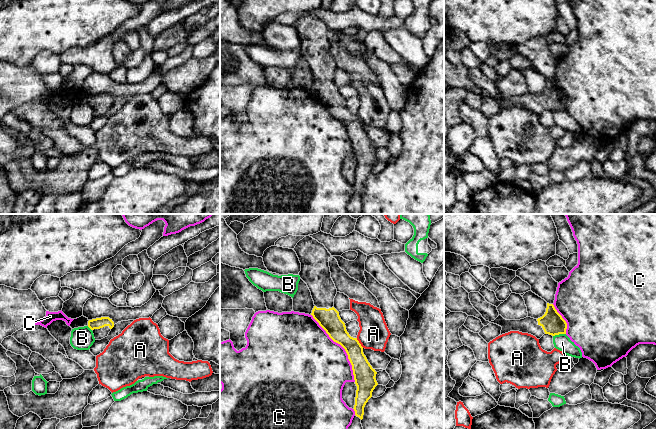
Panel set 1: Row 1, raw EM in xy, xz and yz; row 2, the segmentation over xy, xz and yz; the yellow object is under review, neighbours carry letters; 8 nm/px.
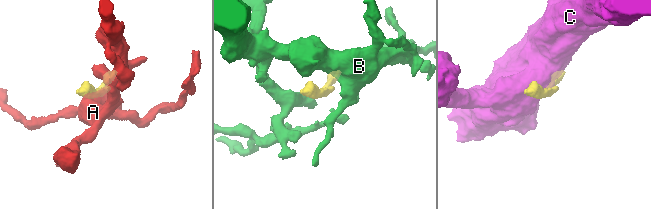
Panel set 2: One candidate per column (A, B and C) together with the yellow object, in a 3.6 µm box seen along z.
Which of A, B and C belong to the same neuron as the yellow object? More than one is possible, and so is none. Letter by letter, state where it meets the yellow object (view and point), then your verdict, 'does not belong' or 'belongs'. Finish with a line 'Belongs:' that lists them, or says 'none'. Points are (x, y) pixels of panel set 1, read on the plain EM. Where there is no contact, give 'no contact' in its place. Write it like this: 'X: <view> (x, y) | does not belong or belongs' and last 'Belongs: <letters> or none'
A: xz (359, 119) | does not belong
B: yz (559, 109) | does not belong
C: xz (342, 122) | does not belong
Belongs: none

